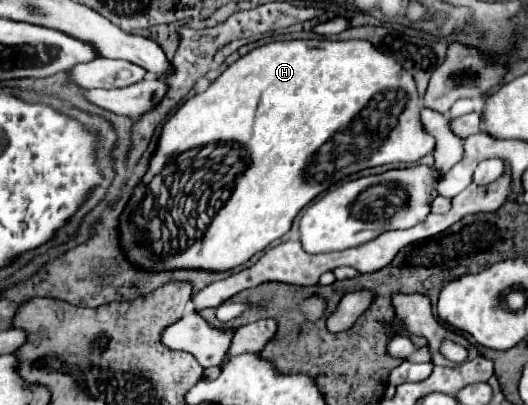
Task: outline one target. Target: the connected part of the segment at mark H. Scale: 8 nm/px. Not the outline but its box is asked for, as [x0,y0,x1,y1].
[119,40,435,272]

